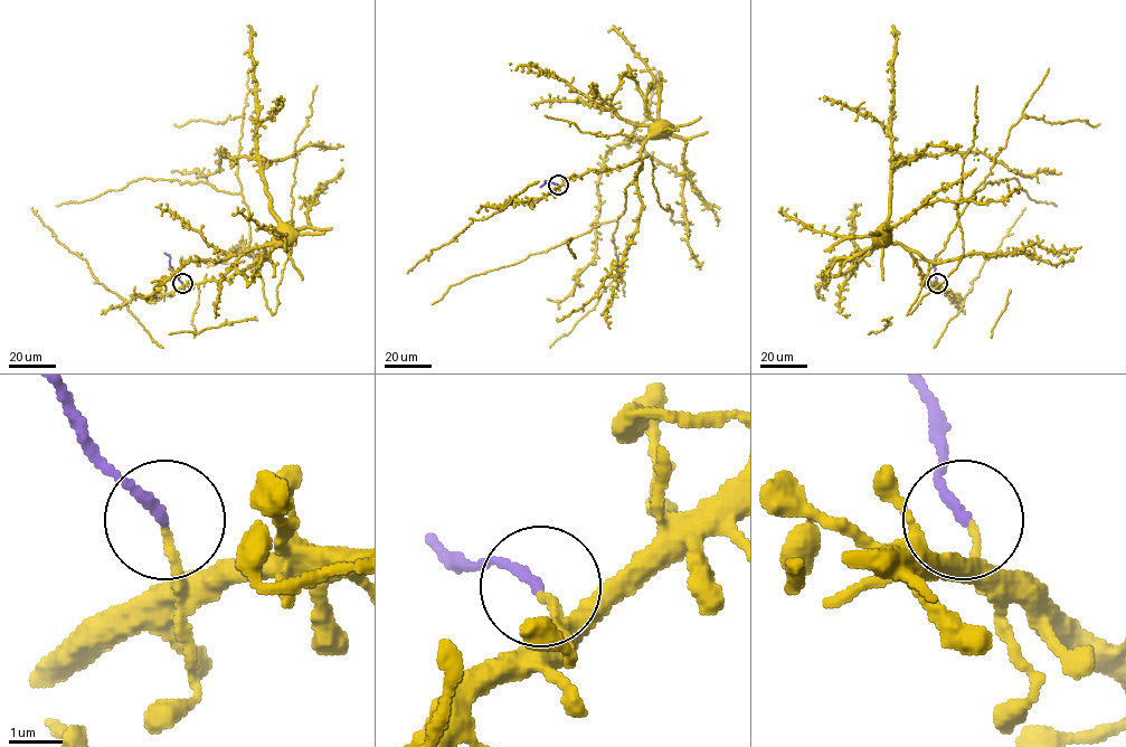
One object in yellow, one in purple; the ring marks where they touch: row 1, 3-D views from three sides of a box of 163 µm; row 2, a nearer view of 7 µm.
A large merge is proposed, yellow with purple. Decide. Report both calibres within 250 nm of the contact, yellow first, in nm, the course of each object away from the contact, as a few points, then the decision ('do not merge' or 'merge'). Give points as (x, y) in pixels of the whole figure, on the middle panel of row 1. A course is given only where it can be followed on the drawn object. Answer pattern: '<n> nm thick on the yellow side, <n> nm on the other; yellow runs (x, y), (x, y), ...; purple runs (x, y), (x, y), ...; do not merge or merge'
120 nm thick on the yellow side, 200 nm on the other; yellow runs (558, 185), (592, 170), (609, 170), (633, 162), (640, 157), (649, 132), (658, 128); purple runs (558, 185), (545, 180), (540, 187); do not merge

